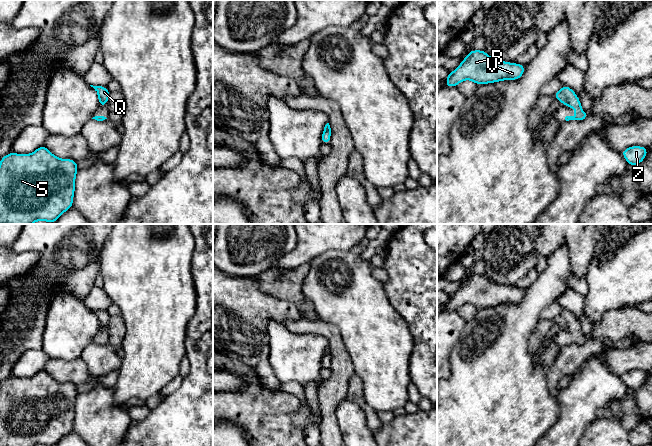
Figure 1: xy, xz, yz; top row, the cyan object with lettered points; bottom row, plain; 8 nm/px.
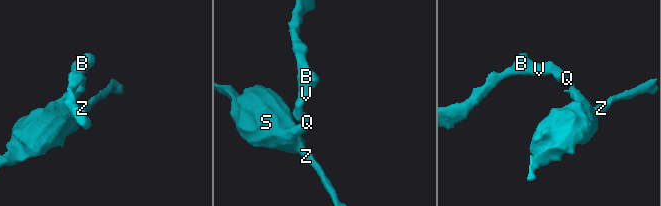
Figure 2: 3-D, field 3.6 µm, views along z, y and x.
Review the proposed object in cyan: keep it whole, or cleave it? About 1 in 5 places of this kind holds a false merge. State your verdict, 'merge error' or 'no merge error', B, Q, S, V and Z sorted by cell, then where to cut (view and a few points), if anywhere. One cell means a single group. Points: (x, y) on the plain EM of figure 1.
no merge error | B Q S V Z | no cut

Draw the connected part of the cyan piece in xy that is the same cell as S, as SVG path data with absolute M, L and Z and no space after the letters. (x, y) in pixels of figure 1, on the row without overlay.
M44 369L31 378L10 376L5 379L0 384L0 446L56 446L64 436L72 432L77 396L77 385L60 383Z

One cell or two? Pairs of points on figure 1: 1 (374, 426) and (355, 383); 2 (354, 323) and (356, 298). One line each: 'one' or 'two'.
1: one
2: one

